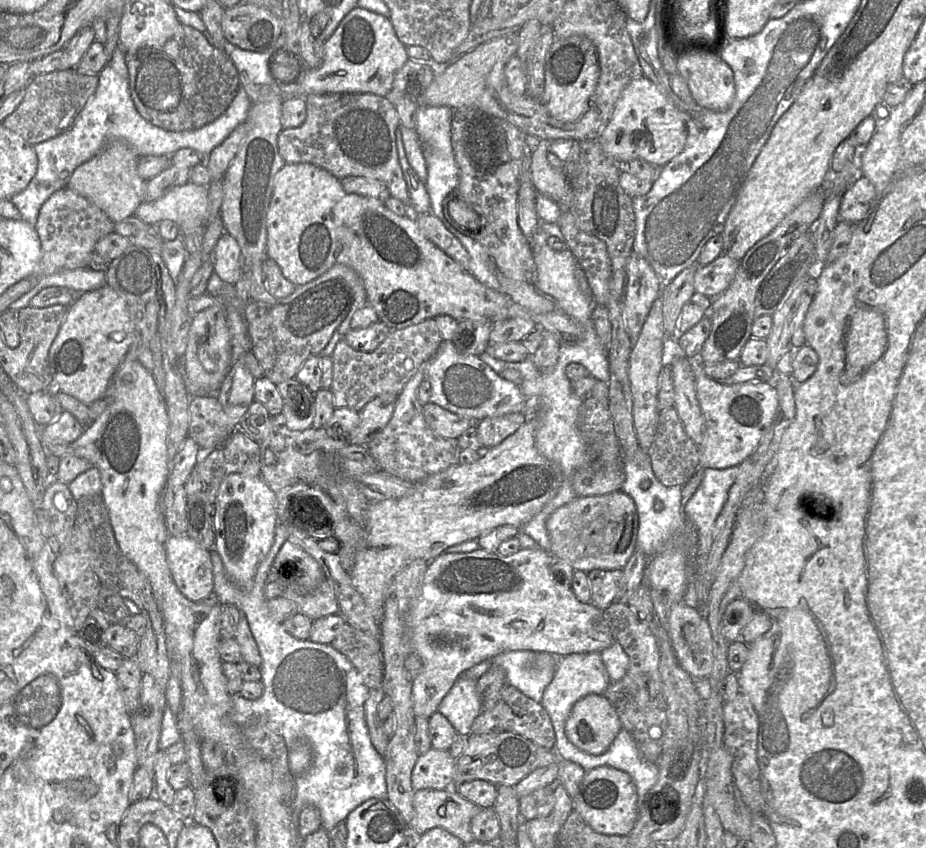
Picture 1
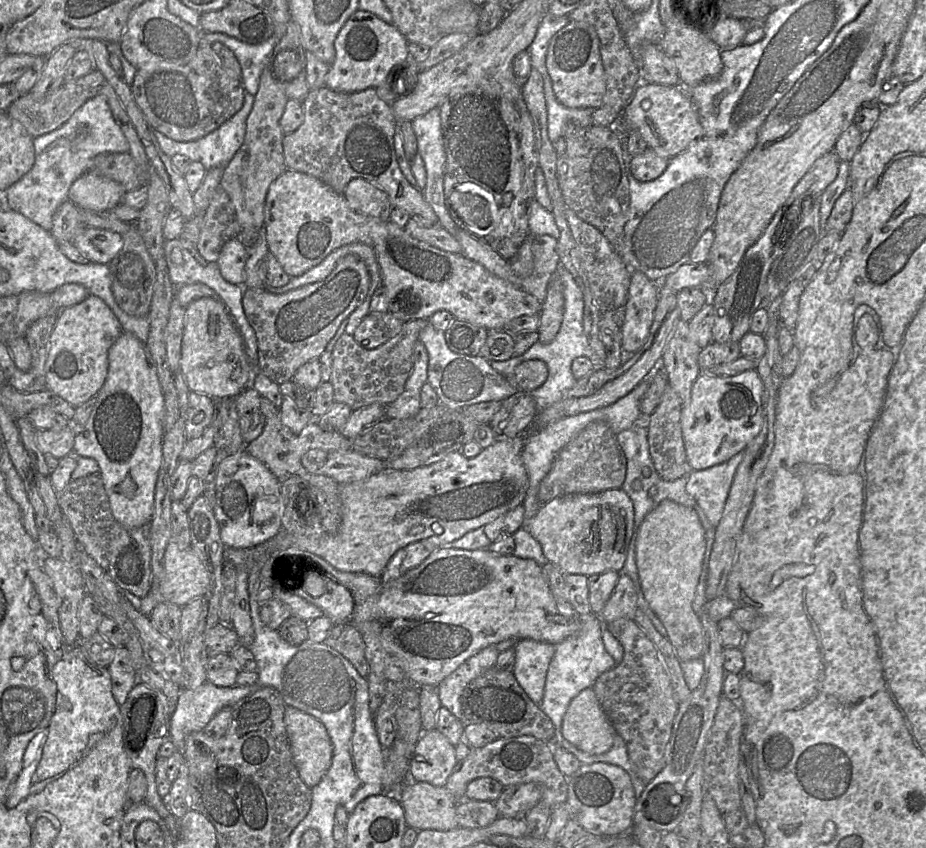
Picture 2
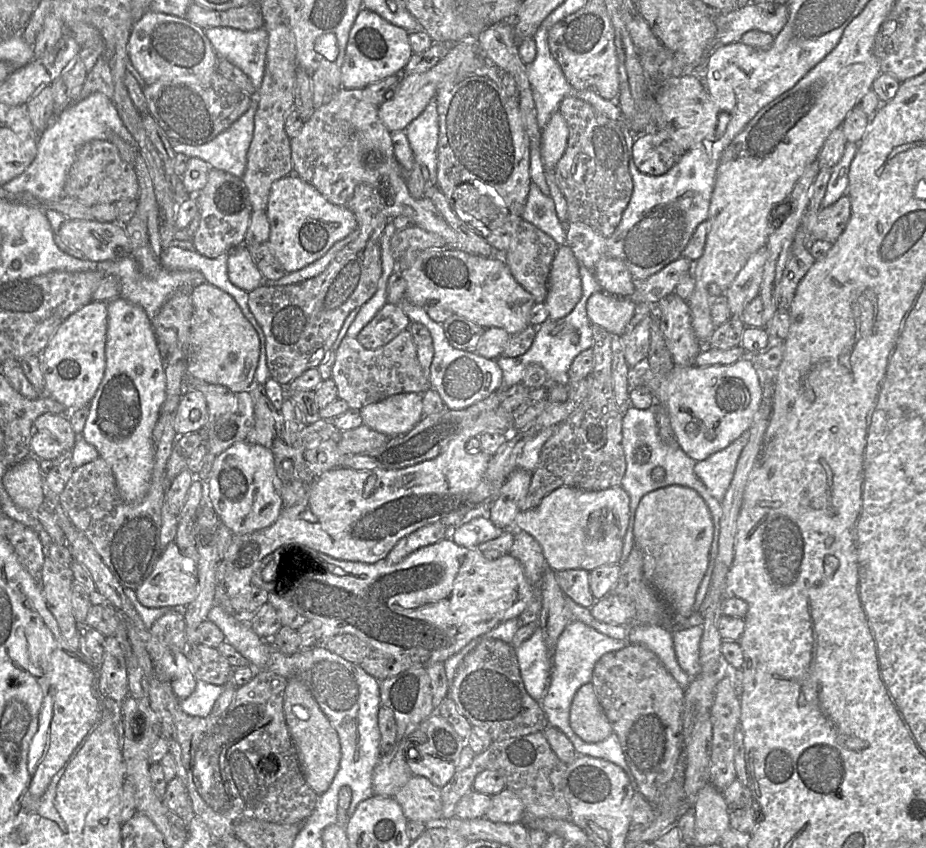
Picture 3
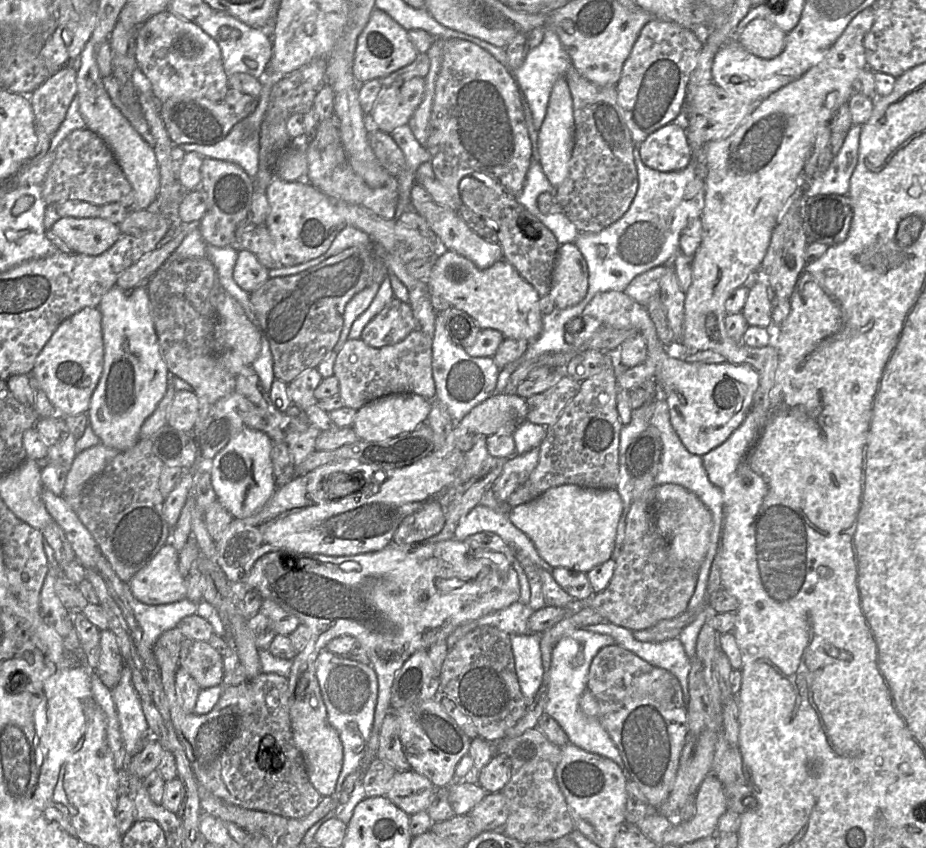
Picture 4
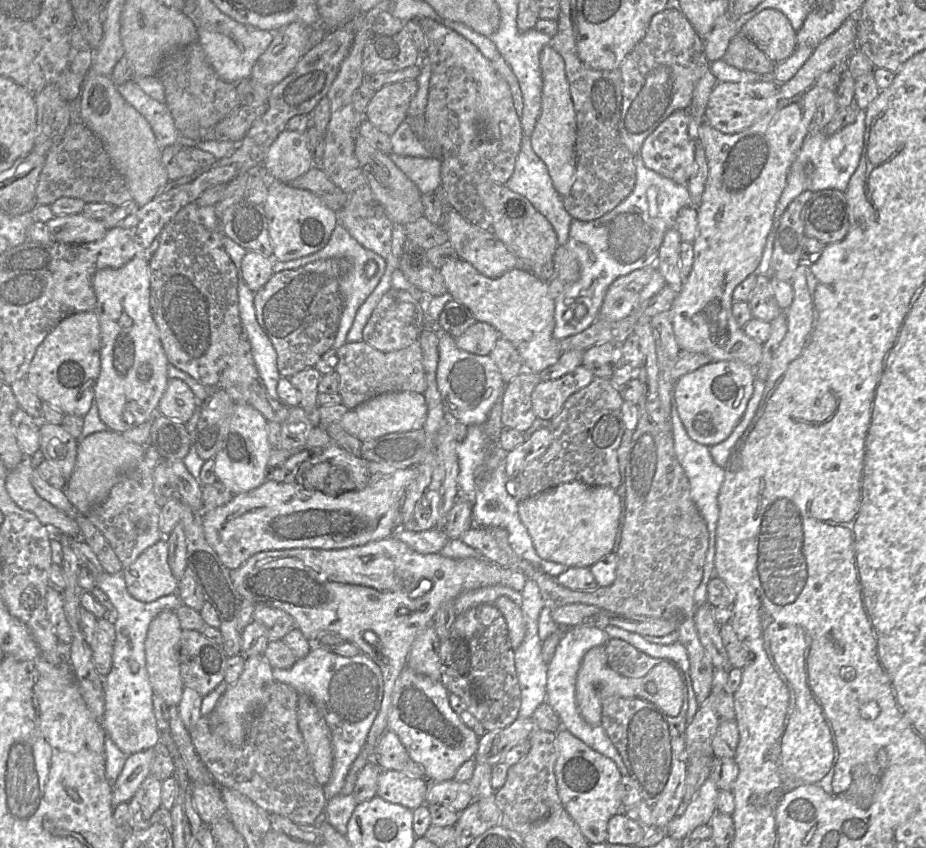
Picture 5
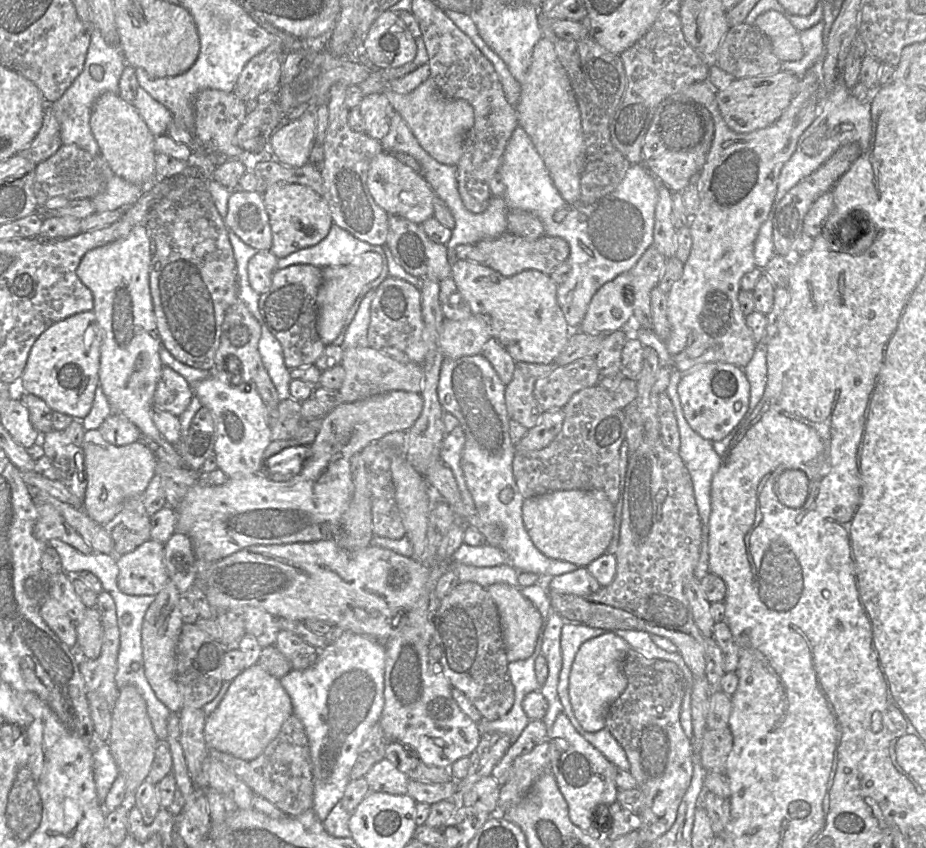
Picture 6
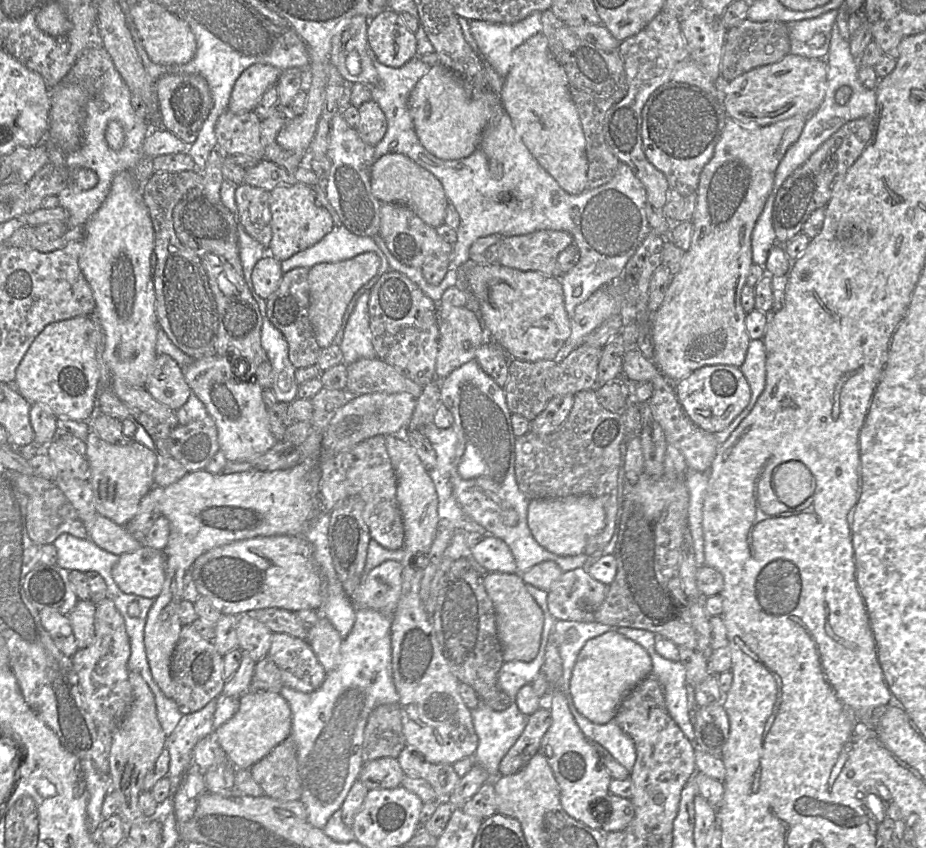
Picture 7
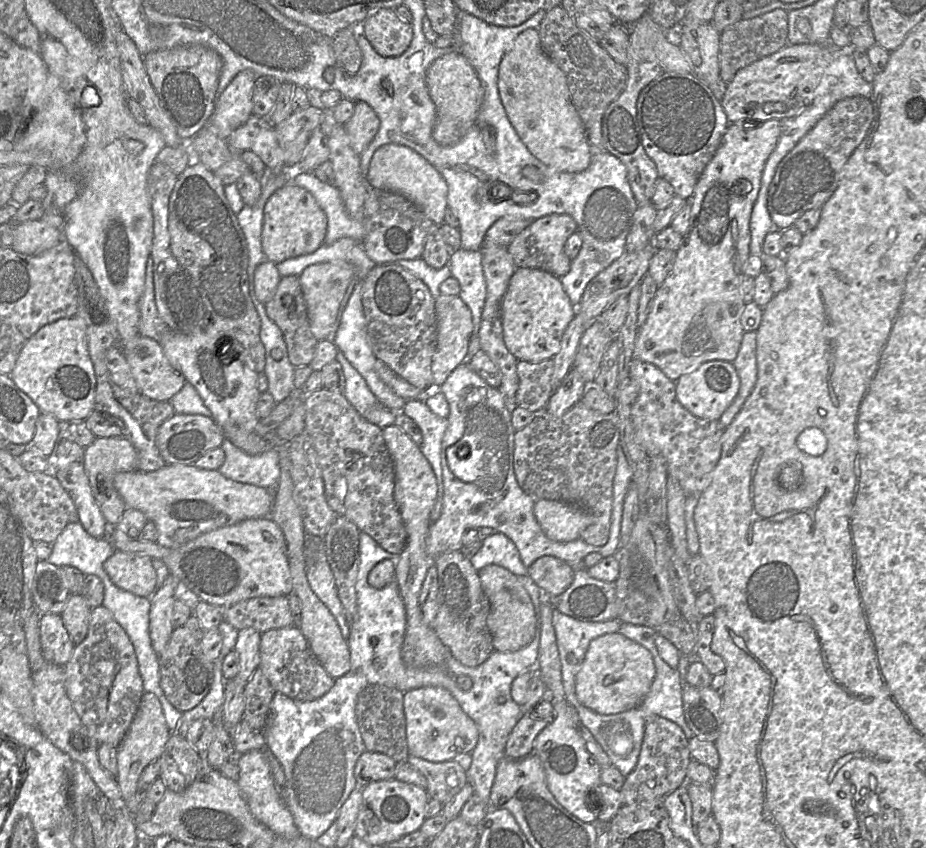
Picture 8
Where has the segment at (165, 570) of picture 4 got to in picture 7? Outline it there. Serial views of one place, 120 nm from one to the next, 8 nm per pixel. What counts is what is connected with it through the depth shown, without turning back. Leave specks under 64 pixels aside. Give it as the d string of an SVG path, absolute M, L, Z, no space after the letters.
M143 544L133 552L120 555L111 574L124 593L156 599L165 580L164 553Z

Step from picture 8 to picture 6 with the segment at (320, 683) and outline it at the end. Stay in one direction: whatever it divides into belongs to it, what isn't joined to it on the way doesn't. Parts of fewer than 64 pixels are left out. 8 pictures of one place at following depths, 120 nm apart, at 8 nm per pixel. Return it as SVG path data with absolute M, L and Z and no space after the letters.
M280 630L275 646L290 662L293 670L304 670L312 667L319 656L316 647L304 642L288 630Z

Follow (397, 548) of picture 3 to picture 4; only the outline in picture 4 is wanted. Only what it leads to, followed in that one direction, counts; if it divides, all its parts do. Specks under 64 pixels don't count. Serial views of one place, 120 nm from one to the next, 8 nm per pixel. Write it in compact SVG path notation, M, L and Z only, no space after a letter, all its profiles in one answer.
M431 500L414 513L405 517L392 542L398 545L420 544L440 533L446 523L442 505Z

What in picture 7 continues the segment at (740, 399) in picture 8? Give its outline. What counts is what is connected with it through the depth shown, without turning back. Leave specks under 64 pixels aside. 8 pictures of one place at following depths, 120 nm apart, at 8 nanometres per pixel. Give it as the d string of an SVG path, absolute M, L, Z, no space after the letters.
M750 339L745 360L739 367L751 390L746 408L722 431L714 433L719 444L726 441L733 430L749 414L766 385L766 351L762 339Z

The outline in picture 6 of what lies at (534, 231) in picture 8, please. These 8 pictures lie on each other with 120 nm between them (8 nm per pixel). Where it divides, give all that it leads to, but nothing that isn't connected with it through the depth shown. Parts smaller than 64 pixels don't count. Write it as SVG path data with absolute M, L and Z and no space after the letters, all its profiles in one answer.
M508 232L496 238L477 242L475 246L485 257L484 264L505 277L525 270L537 270L550 275L568 259L570 253L568 242L560 237L544 235L535 240L529 240Z

